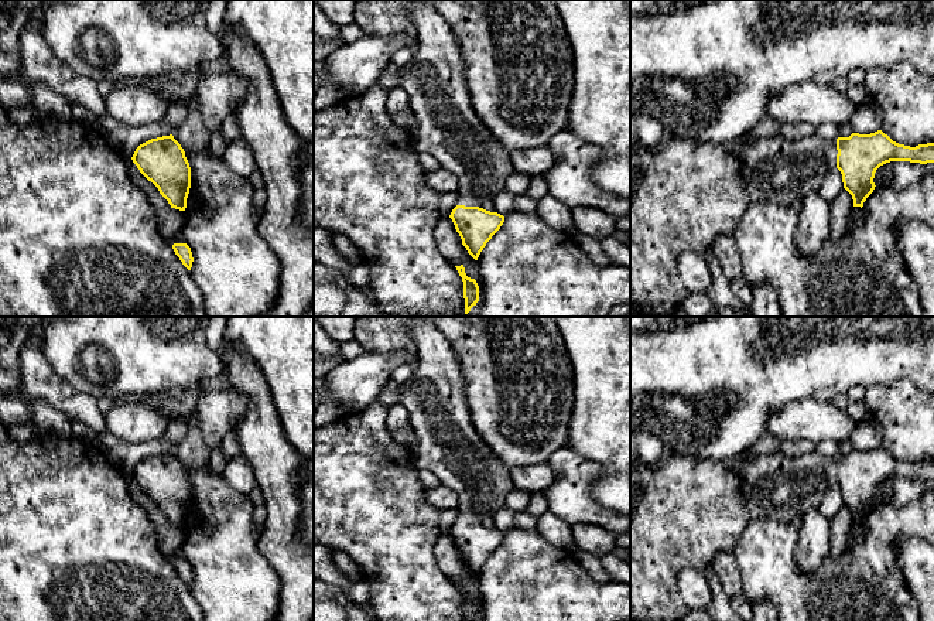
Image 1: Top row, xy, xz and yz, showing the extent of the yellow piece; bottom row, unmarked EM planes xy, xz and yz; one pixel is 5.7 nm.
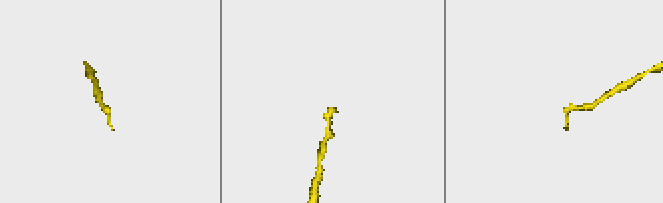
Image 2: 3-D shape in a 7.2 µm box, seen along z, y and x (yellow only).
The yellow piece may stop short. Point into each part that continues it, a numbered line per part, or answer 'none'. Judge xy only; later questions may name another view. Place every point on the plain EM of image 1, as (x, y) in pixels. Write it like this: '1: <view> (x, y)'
none

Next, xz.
1: xz (450, 446)

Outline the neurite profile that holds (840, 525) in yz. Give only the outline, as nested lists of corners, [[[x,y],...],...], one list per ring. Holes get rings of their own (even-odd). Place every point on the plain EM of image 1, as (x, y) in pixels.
[[[844,505],[829,521],[829,556],[838,557],[846,550],[852,523],[852,512]]]

